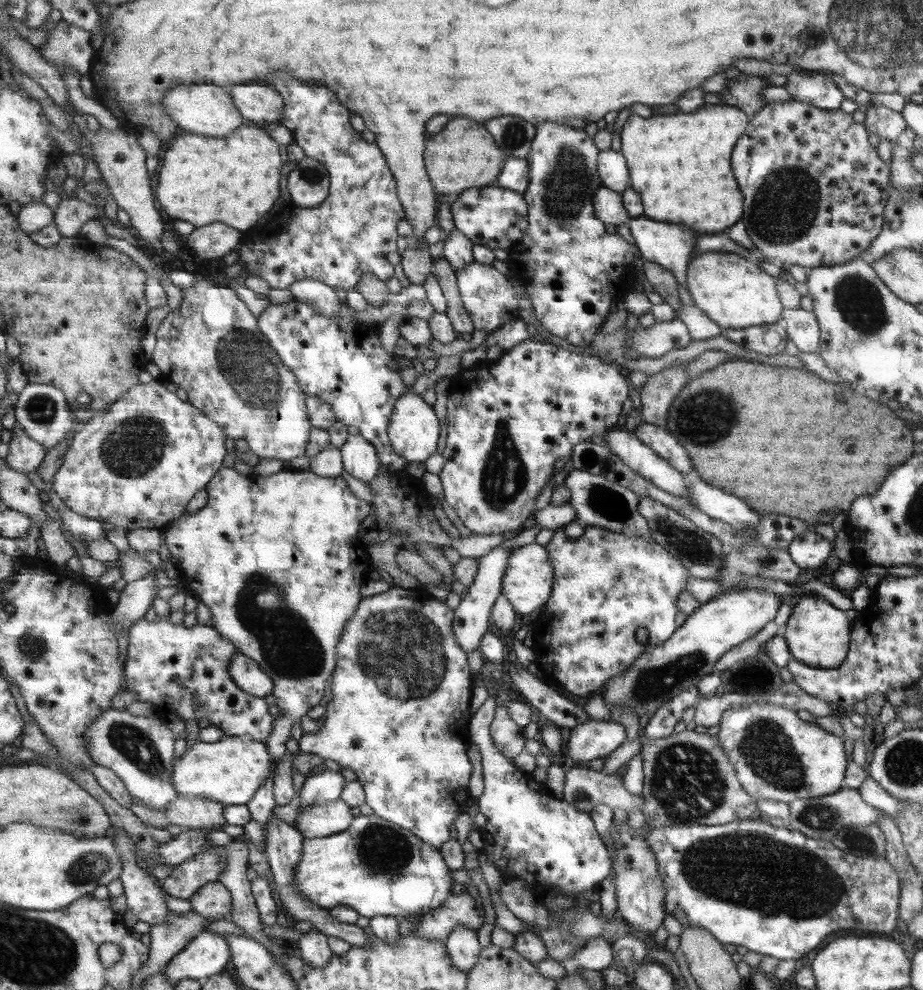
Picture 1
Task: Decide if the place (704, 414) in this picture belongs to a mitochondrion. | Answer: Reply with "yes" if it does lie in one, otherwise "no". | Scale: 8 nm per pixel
yes

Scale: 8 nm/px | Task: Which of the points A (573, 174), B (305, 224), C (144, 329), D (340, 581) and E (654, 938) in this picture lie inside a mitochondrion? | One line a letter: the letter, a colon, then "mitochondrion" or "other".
A: mitochondrion
B: other
C: other
D: other
E: other

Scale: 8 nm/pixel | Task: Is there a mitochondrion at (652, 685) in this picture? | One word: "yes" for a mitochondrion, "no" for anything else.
yes

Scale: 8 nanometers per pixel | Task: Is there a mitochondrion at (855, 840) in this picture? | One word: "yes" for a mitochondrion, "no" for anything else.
yes

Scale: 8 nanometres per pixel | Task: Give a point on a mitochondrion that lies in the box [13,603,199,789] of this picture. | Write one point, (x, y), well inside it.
(133, 743)

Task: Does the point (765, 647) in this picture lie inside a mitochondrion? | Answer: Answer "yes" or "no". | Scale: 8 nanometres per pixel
no

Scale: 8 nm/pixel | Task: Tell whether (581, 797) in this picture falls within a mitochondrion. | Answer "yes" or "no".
no

